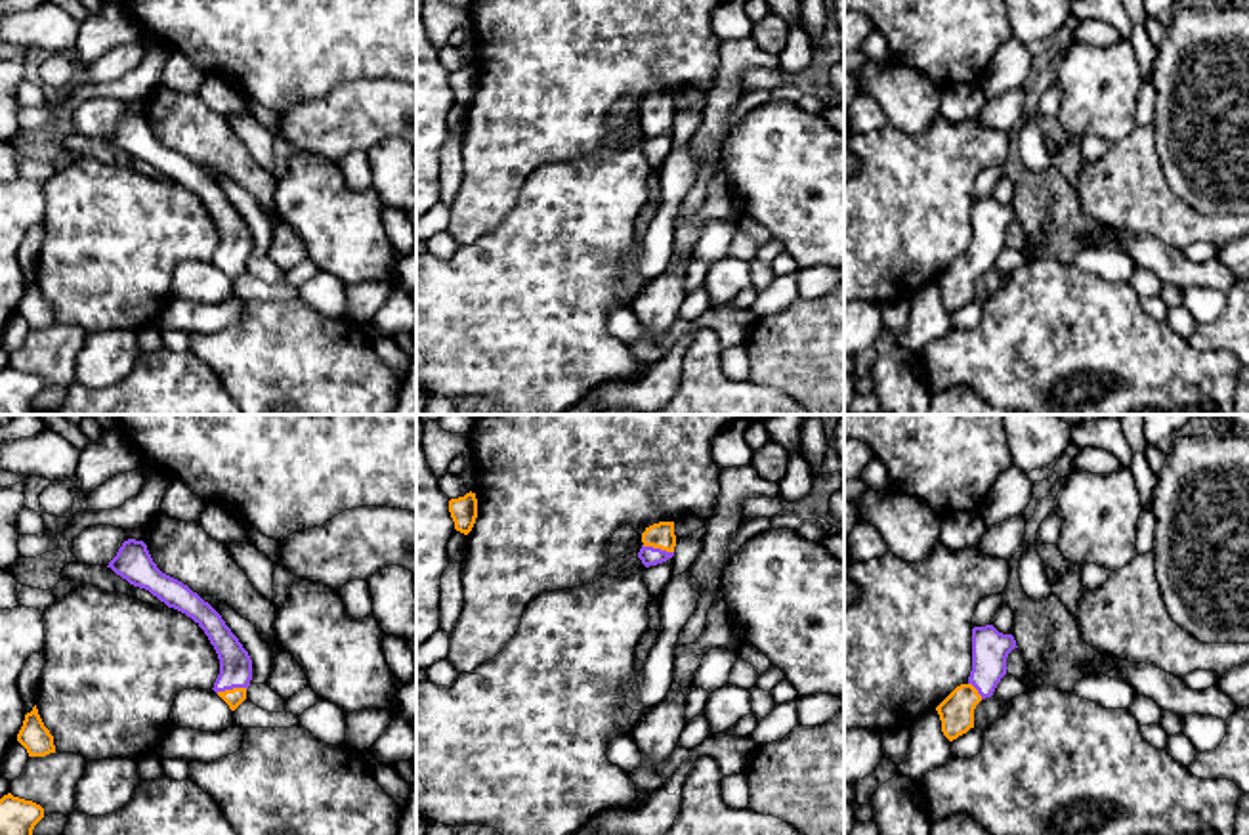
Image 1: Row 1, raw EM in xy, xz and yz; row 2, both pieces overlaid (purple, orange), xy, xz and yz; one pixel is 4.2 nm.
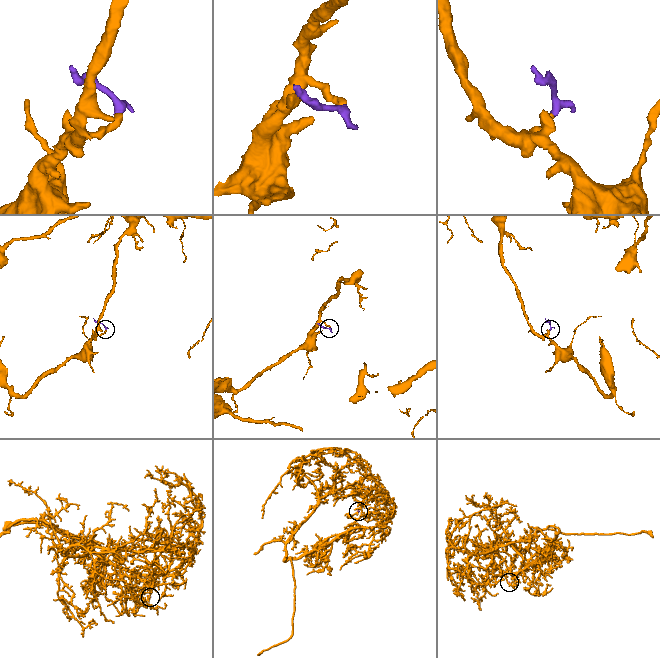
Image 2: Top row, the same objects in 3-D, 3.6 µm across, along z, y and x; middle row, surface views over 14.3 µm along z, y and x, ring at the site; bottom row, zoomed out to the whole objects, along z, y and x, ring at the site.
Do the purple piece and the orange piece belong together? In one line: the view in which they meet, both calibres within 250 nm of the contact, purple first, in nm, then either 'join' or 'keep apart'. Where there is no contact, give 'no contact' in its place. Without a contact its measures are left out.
xz | 80/110 nm | join

